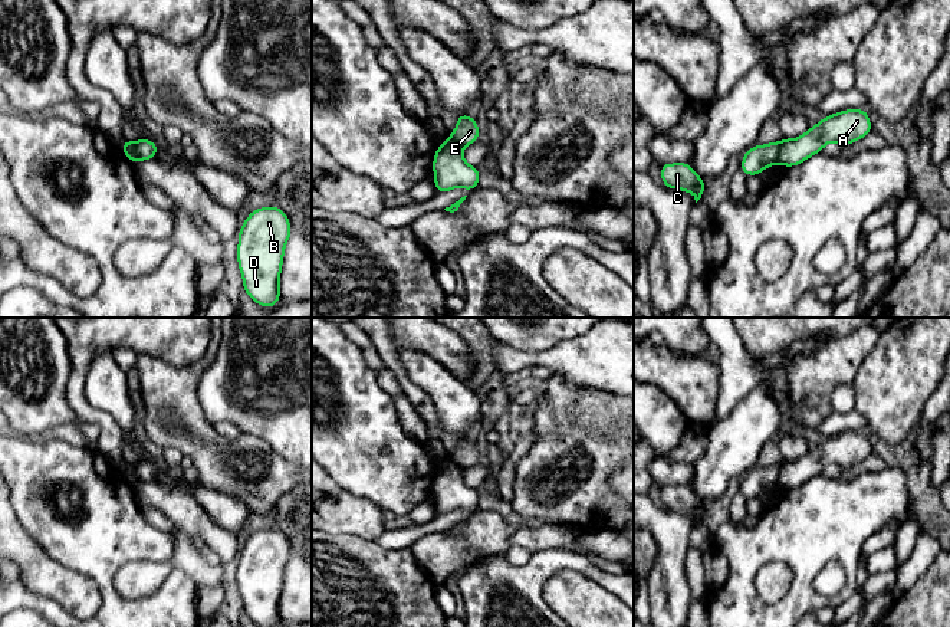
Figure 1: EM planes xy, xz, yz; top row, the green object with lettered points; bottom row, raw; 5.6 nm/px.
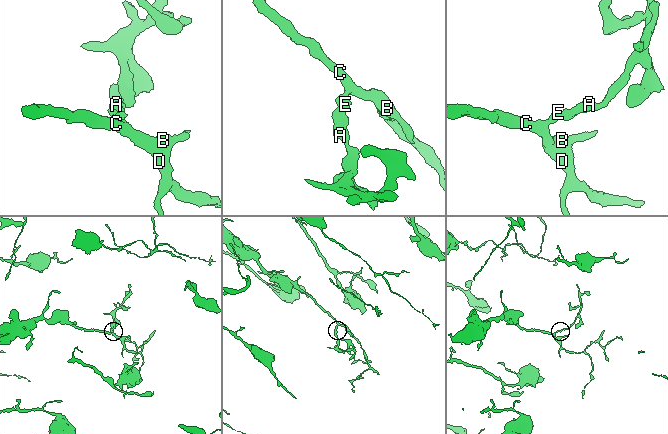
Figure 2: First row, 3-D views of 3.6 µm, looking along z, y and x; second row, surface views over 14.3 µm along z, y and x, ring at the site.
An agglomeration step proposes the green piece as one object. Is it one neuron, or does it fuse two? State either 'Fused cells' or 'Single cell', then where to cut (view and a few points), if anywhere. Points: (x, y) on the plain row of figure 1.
Fused cells. Split along yz (779, 465), (779, 479), (776, 483)

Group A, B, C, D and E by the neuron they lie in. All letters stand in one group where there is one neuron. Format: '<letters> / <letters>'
A / B C D E

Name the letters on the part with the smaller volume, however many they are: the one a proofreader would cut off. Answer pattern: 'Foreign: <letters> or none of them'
Foreign: A

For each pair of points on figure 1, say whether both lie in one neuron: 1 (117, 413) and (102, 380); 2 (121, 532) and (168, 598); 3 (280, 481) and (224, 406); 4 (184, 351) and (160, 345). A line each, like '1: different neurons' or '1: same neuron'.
1: same neuron
2: same neuron
3: different neurons
4: same neuron

